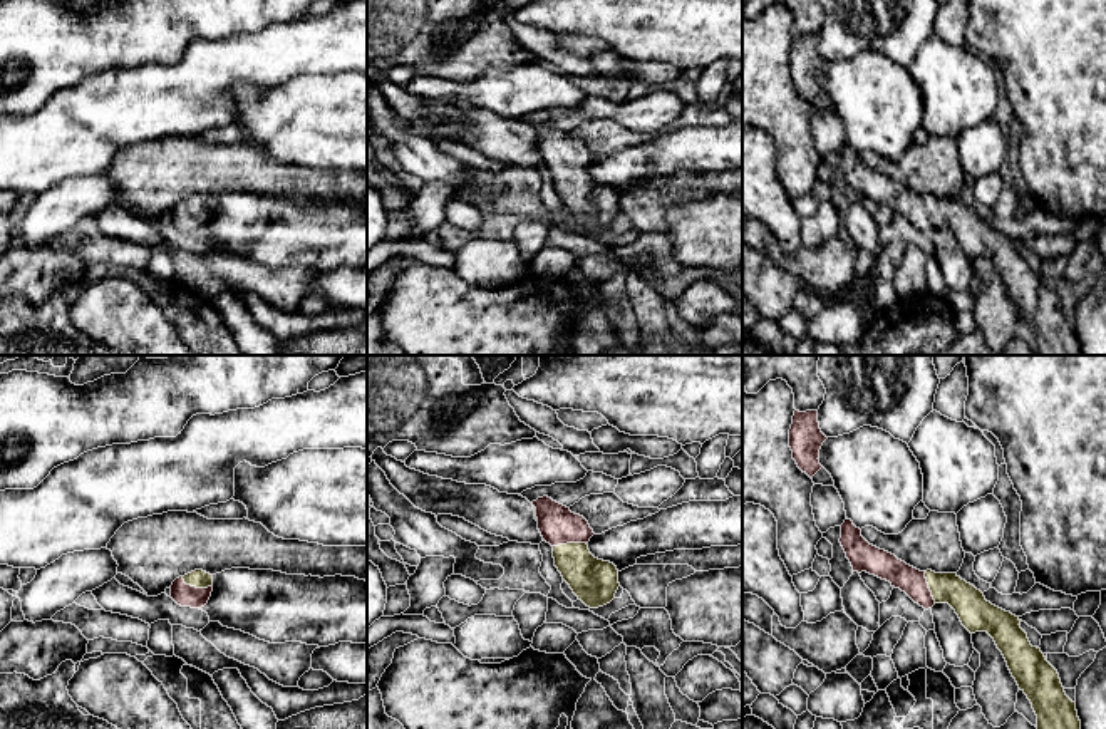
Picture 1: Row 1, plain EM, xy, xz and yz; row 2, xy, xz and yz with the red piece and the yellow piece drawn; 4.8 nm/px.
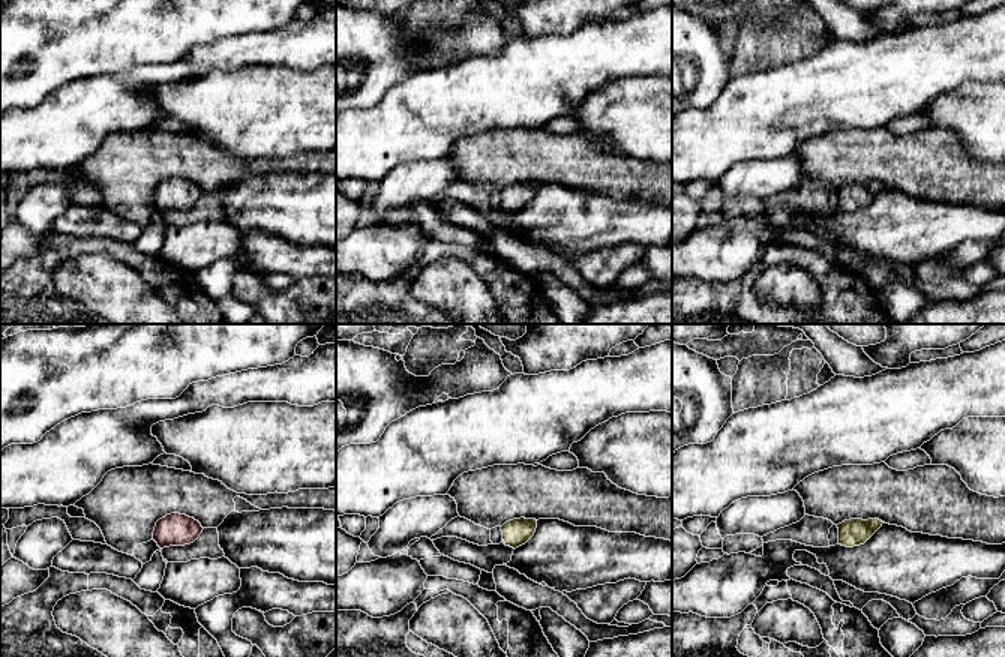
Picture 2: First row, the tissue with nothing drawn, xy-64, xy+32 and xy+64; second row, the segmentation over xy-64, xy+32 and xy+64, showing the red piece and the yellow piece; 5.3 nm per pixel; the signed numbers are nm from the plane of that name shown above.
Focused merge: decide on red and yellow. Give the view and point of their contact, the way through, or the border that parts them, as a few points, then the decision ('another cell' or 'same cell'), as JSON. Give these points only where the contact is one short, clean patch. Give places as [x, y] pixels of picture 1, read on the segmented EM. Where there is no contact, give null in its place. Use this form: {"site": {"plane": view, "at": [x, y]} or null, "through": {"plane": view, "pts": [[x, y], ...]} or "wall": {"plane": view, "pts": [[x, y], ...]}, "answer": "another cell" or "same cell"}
{"site": {"plane": "xy", "at": [195, 587]}, "through": {"plane": "xy", "pts": [[185, 595], [195, 587], [198, 579]]}, "answer": "same cell"}

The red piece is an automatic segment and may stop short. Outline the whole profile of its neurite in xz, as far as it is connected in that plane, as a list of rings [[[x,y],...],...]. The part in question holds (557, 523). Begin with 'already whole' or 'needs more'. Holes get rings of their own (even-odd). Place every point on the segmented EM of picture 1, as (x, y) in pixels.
needs more; [[[548,496],[531,504],[543,540],[553,546],[555,566],[578,600],[590,608],[610,603],[620,587],[618,570],[590,553],[587,543],[595,533],[588,521]]]

